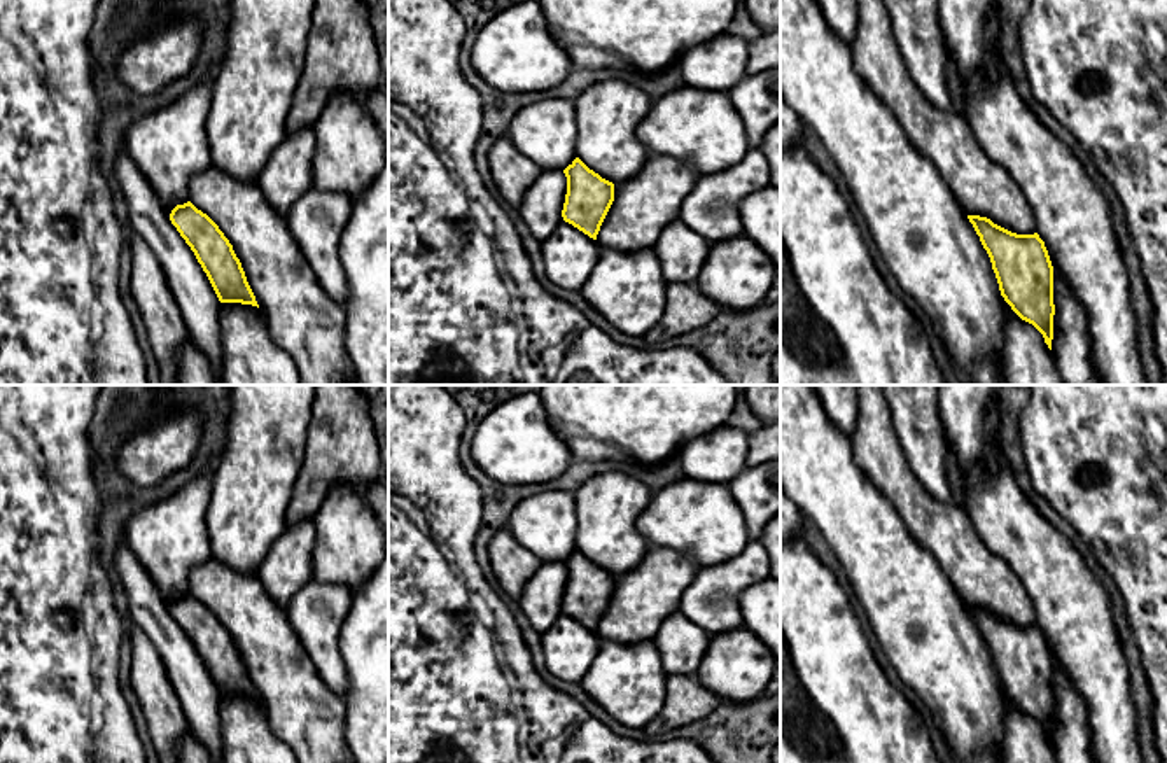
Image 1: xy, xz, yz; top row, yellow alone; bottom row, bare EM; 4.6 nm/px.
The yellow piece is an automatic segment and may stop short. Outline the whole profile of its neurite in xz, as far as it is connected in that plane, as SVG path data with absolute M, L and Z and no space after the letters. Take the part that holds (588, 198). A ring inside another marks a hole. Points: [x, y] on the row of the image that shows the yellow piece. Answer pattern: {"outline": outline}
{"outline": "M649 156L635 177L618 186L579 158L563 173L563 220L602 248L625 252L654 248L663 228L679 220L682 201L700 177L679 159L656 156Z"}

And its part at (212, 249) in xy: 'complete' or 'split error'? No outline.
split error

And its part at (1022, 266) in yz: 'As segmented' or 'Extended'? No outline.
Extended

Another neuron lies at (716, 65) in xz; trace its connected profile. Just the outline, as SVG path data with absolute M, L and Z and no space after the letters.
M726 32L684 49L675 65L684 86L726 93L745 75L747 61L749 42Z

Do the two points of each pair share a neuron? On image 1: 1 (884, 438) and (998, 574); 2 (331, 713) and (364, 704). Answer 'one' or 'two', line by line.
1: one
2: two

